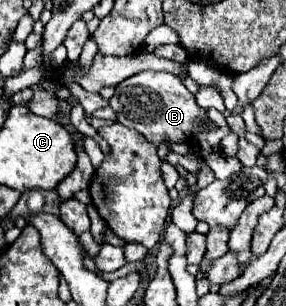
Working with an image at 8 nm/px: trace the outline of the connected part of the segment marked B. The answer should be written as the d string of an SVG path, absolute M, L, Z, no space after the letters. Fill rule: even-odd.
M152 70L134 74L128 80L120 82L116 86L116 94L110 100L110 106L114 108L120 124L138 130L152 144L160 144L162 140L168 140L170 144L184 140L190 142L192 136L200 130L196 126L196 118L206 114L206 110L196 104L194 94L188 92L188 88L178 76L168 72L152 72Z

